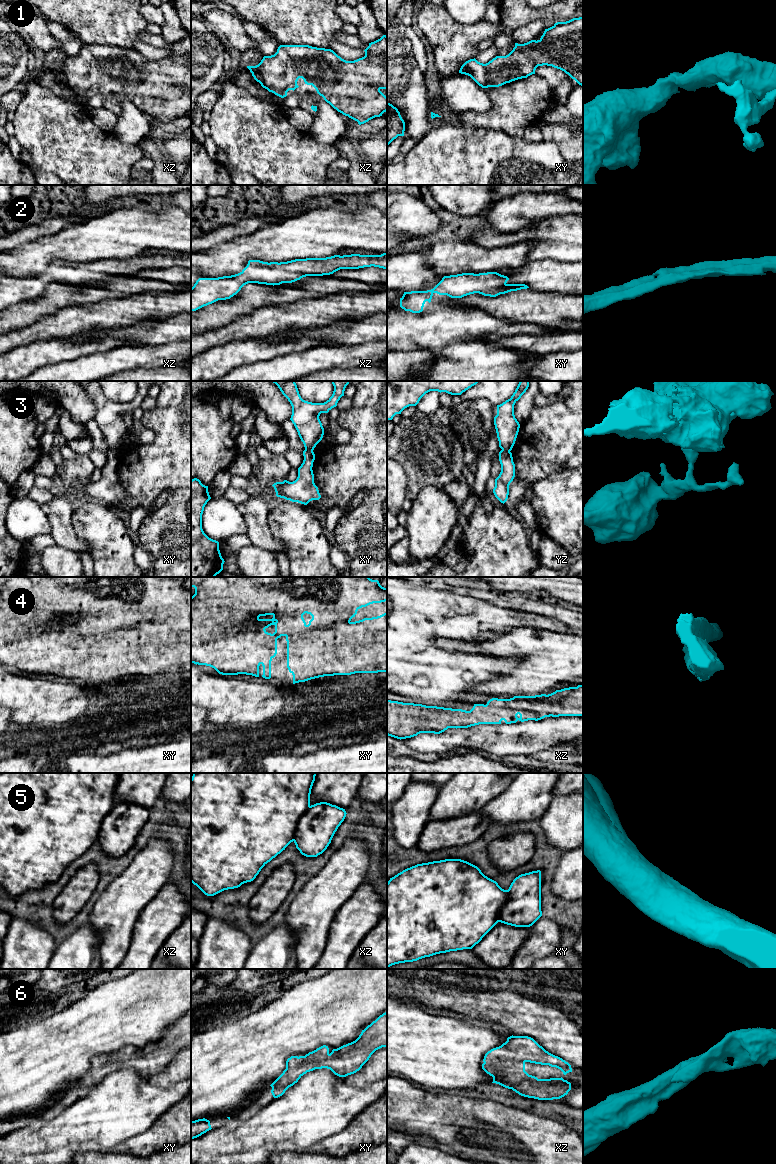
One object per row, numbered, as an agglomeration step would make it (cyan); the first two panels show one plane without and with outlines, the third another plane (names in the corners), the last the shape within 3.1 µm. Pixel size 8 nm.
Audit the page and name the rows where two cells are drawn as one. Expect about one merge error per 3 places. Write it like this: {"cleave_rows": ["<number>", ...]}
{"cleave_rows": ["3", "5"]}

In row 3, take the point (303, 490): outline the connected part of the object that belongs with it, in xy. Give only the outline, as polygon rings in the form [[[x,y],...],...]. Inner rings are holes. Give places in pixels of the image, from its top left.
[[[303,451],[304,460],[298,468],[298,477],[295,481],[276,482],[272,486],[276,496],[307,505],[312,500],[319,500],[321,495],[318,487],[314,483],[313,462],[315,454],[313,451]]]

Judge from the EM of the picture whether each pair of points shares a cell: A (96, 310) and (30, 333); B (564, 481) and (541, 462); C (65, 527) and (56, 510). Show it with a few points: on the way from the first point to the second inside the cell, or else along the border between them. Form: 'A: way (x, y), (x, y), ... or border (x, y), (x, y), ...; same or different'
A: way (80, 317), (46, 328); same
B: border (572, 467), (560, 472), (551, 473), (533, 484); different
C: way (61, 523), (60, 514); same

